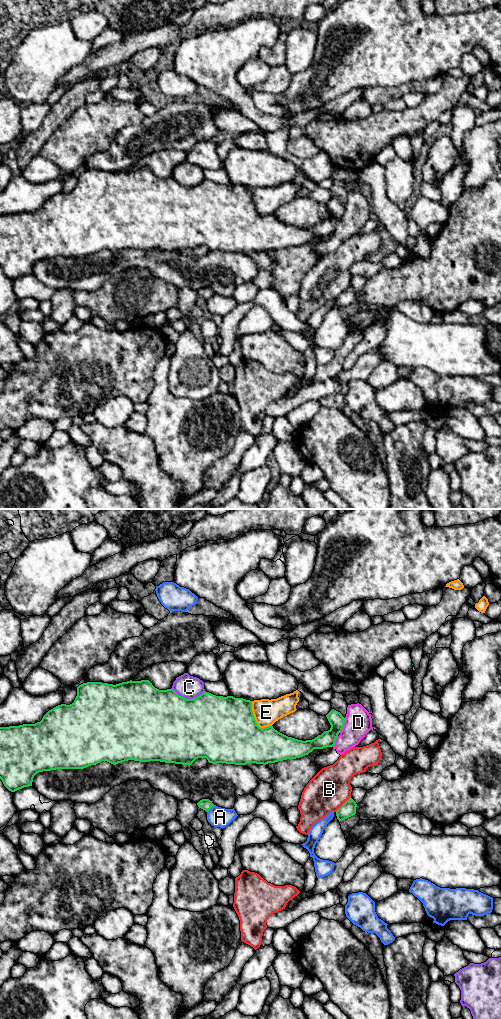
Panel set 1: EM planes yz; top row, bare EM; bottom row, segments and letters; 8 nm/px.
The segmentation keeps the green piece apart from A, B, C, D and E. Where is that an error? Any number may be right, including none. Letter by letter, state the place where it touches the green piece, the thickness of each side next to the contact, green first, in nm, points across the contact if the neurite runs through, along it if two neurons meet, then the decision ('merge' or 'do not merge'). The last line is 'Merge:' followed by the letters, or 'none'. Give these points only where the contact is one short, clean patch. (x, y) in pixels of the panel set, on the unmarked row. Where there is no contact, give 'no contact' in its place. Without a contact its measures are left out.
A: yz (210, 296) | 90/160 nm | do not merge
B: yz (343, 292) | 120/320 nm | do not merge
C: yz (188, 187) | 500/190 nm | do not merge
D: yz (343, 213) | 130/220 nm | along yz (345, 206), (343, 216), (339, 220) | do not merge
E: yz (255, 208) | 500/220 nm | do not merge
Merge: none

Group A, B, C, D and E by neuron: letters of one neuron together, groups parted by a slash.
A / B / C / D / E

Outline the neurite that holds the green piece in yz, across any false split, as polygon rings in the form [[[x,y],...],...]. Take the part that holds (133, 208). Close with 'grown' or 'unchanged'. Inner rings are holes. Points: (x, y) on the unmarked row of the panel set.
[[[149,168],[127,169],[116,173],[102,170],[87,170],[77,175],[77,184],[74,190],[70,193],[61,192],[49,198],[40,210],[35,212],[23,212],[19,214],[0,215],[0,267],[4,274],[11,280],[15,280],[24,275],[32,274],[34,264],[43,259],[51,259],[56,257],[83,257],[91,253],[96,253],[102,249],[107,249],[113,253],[122,251],[128,248],[139,250],[160,249],[165,251],[175,251],[182,253],[191,253],[198,246],[206,246],[209,251],[226,251],[235,253],[246,253],[249,251],[263,252],[275,251],[287,247],[296,247],[308,243],[314,237],[323,237],[333,235],[335,233],[338,222],[342,219],[345,211],[345,206],[342,202],[332,197],[326,203],[331,216],[324,219],[312,228],[298,228],[288,225],[273,216],[268,214],[260,216],[254,206],[252,199],[252,189],[243,186],[235,186],[233,184],[216,184],[209,180],[204,180],[194,187],[185,187],[179,184],[172,176],[167,178],[159,178],[155,176]]]; unchanged

